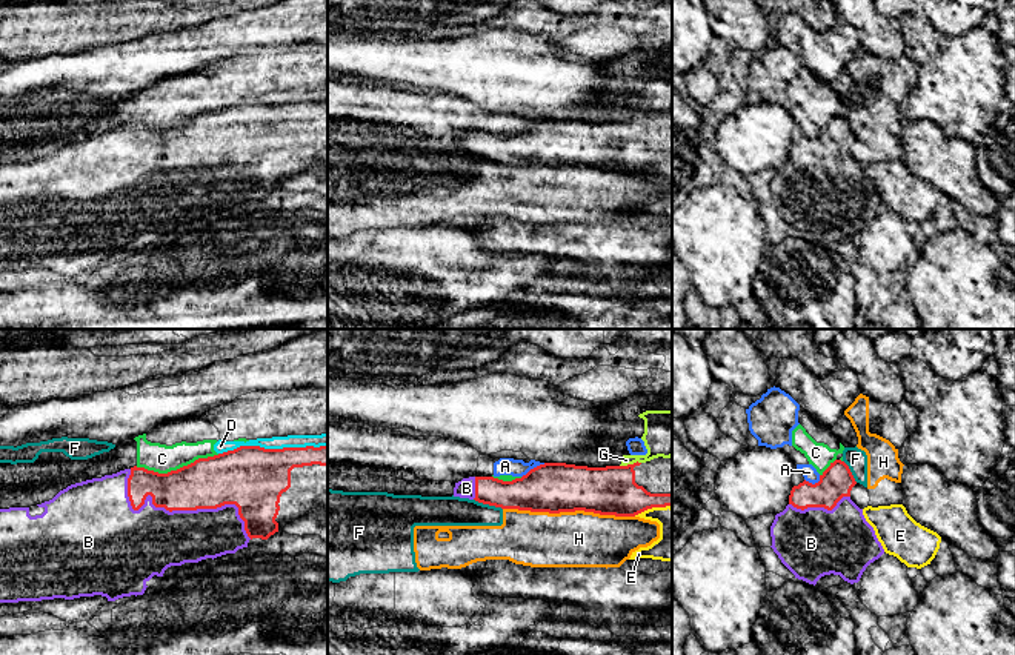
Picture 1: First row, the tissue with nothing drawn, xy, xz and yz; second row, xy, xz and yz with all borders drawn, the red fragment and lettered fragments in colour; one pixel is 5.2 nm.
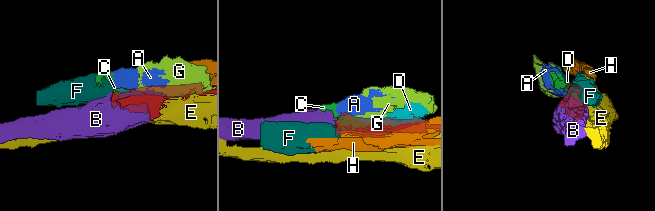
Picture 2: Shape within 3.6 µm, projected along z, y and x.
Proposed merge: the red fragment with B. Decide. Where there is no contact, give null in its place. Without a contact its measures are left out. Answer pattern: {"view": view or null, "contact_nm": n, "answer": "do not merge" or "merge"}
{"view": "xy", "contact_nm": 750, "answer": "merge"}

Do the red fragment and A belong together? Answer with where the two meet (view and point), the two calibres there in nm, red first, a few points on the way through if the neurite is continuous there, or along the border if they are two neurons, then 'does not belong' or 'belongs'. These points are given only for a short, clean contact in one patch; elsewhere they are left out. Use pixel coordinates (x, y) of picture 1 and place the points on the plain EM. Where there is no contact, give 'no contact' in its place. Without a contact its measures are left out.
meets red in xz at (534, 123); 260 nm thick on the red side, 100 nm on the other; does not belong

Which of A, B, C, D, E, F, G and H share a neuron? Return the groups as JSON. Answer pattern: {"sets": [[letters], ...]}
{"sets": [["A", "C", "D", "G"], ["B"], ["E"], ["F", "H"]]}

